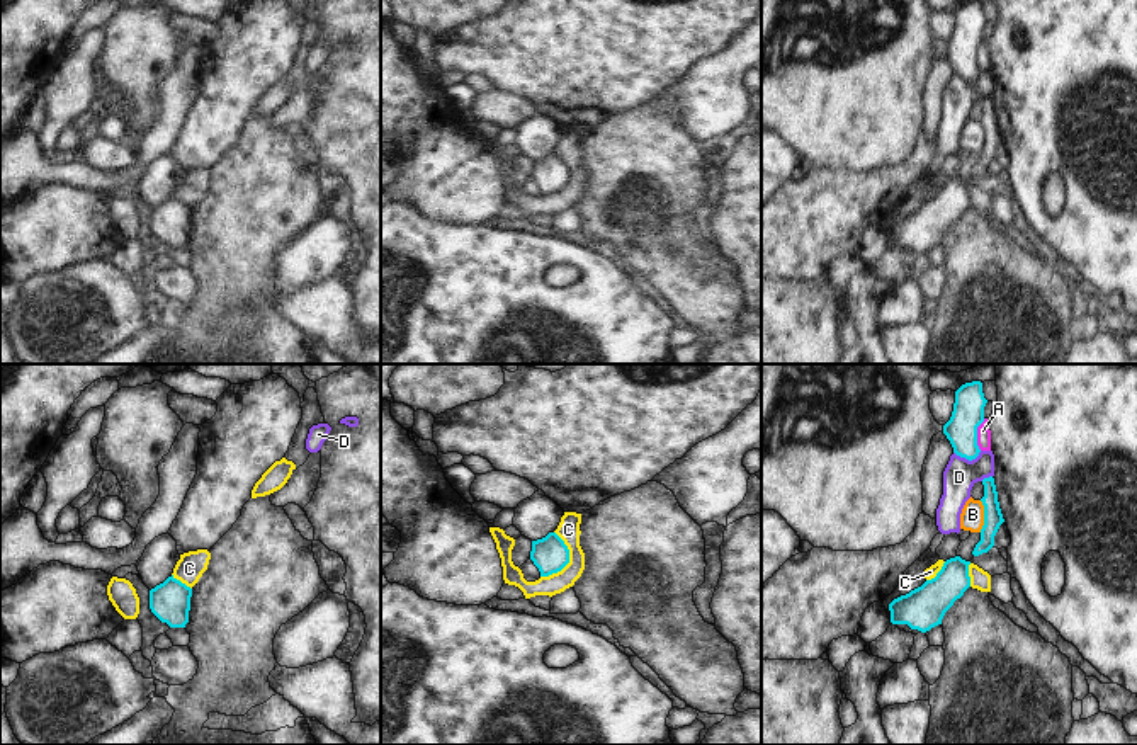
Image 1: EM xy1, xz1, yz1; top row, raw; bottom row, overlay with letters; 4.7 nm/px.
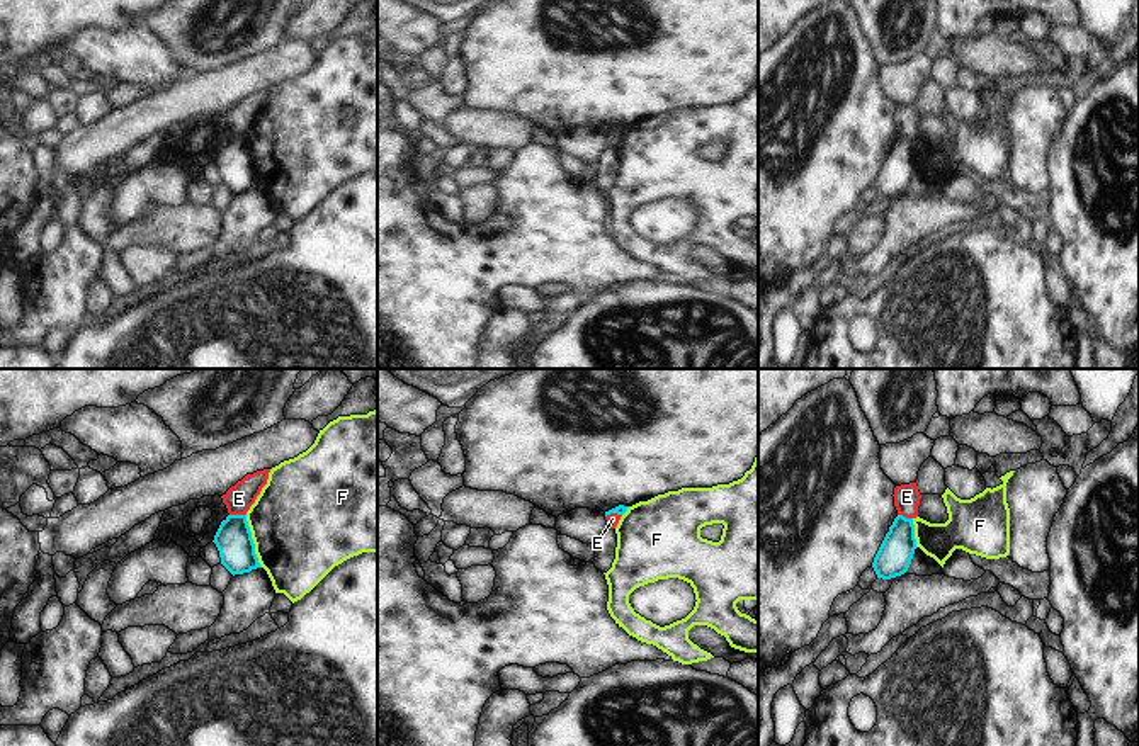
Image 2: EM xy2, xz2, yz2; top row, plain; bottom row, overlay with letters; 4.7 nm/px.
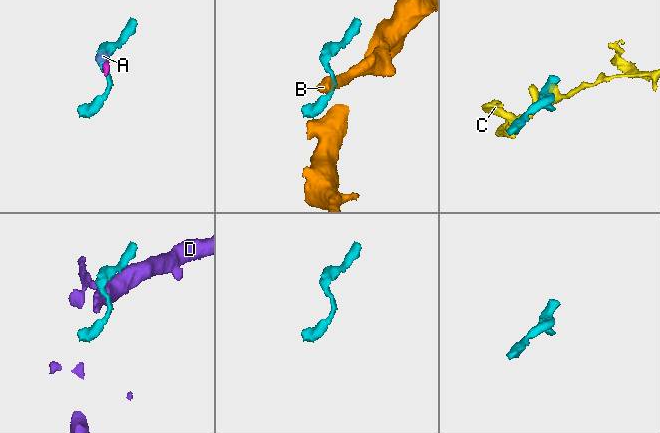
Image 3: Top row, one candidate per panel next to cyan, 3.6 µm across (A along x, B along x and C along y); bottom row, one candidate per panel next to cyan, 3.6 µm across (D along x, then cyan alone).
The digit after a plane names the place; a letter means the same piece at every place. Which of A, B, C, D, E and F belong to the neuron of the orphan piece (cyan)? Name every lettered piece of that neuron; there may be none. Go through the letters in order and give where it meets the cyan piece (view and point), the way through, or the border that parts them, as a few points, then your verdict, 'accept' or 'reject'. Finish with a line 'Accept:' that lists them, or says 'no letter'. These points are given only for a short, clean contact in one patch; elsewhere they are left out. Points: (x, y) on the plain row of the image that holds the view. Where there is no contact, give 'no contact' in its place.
A: yz1 (976, 53) | along yz1 (984, 38), (978, 46), (979, 68) | reject
B: yz1 (984, 135) | along yz1 (979, 119), (983, 125), (981, 150) | reject
C: xz1 (568, 179) | along xz1 (554, 150), (568, 169), (568, 181), (560, 189), (541, 196) | reject
D: yz1 (967, 77) | along yz1 (954, 70), (969, 79), (981, 70) | reject
E: xy2 (238, 135) | along xy2 (230, 133), (245, 135) | reject
F: xy2 (252, 160) | along xy2 (245, 135), (254, 160), (254, 172), (262, 186) | reject
Accept: no letter

